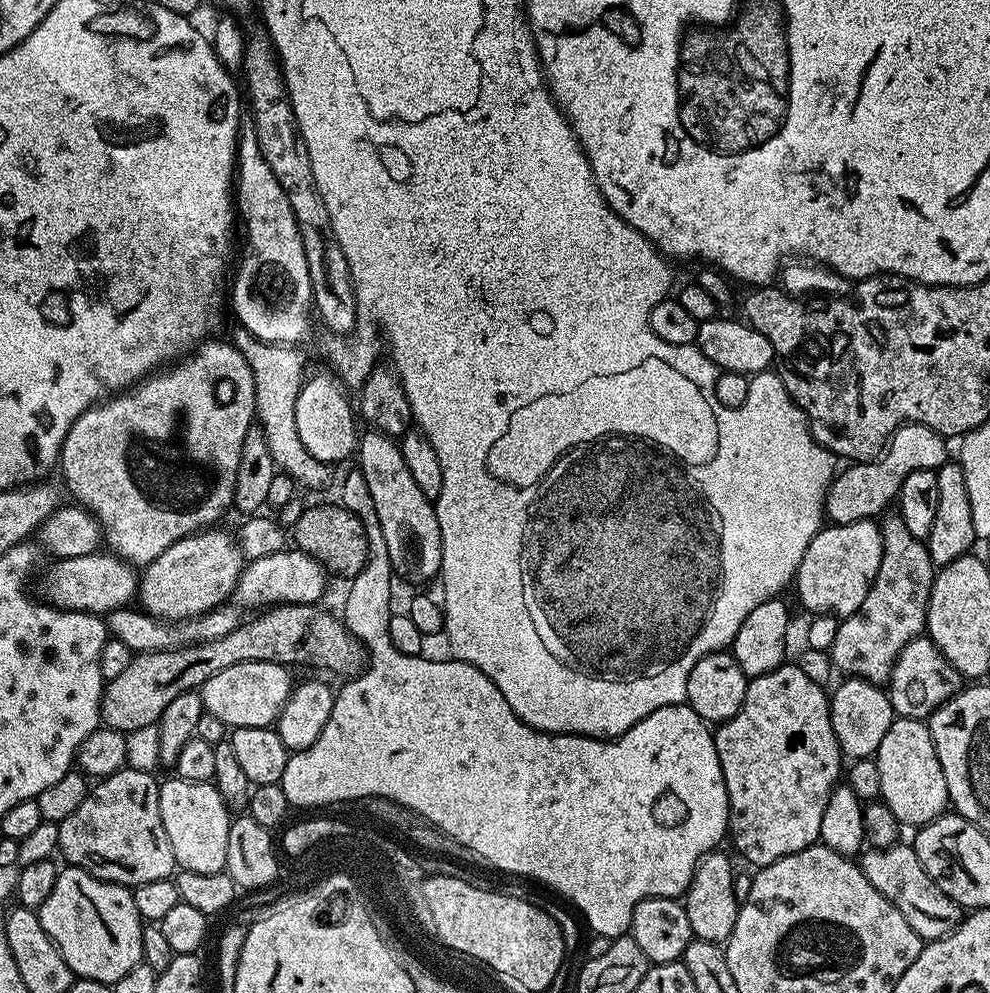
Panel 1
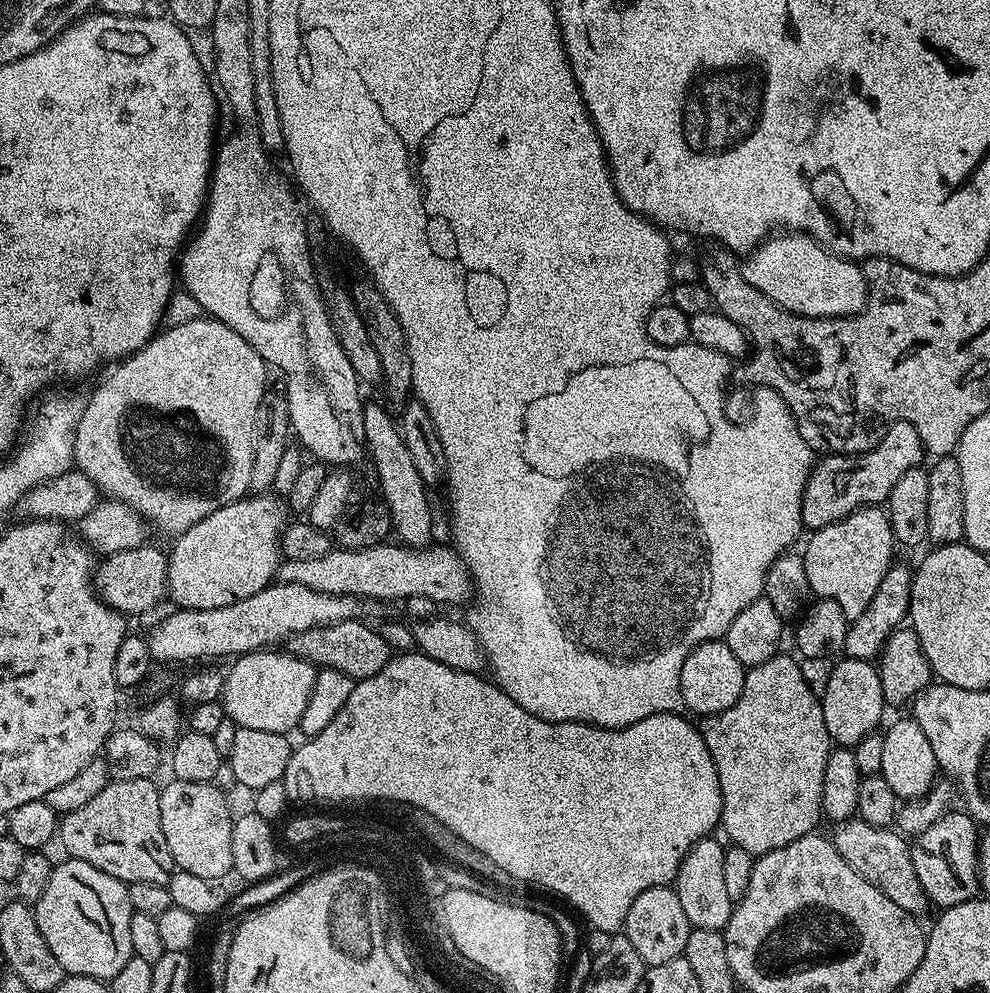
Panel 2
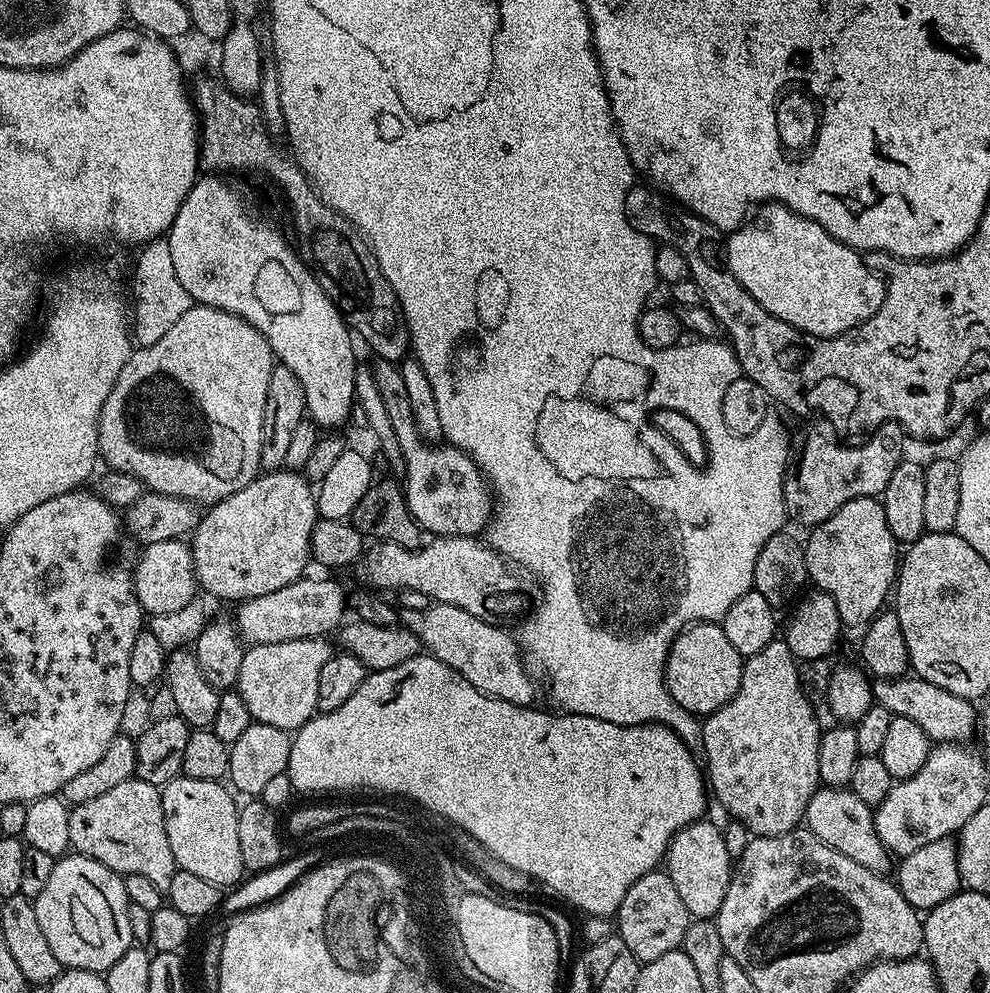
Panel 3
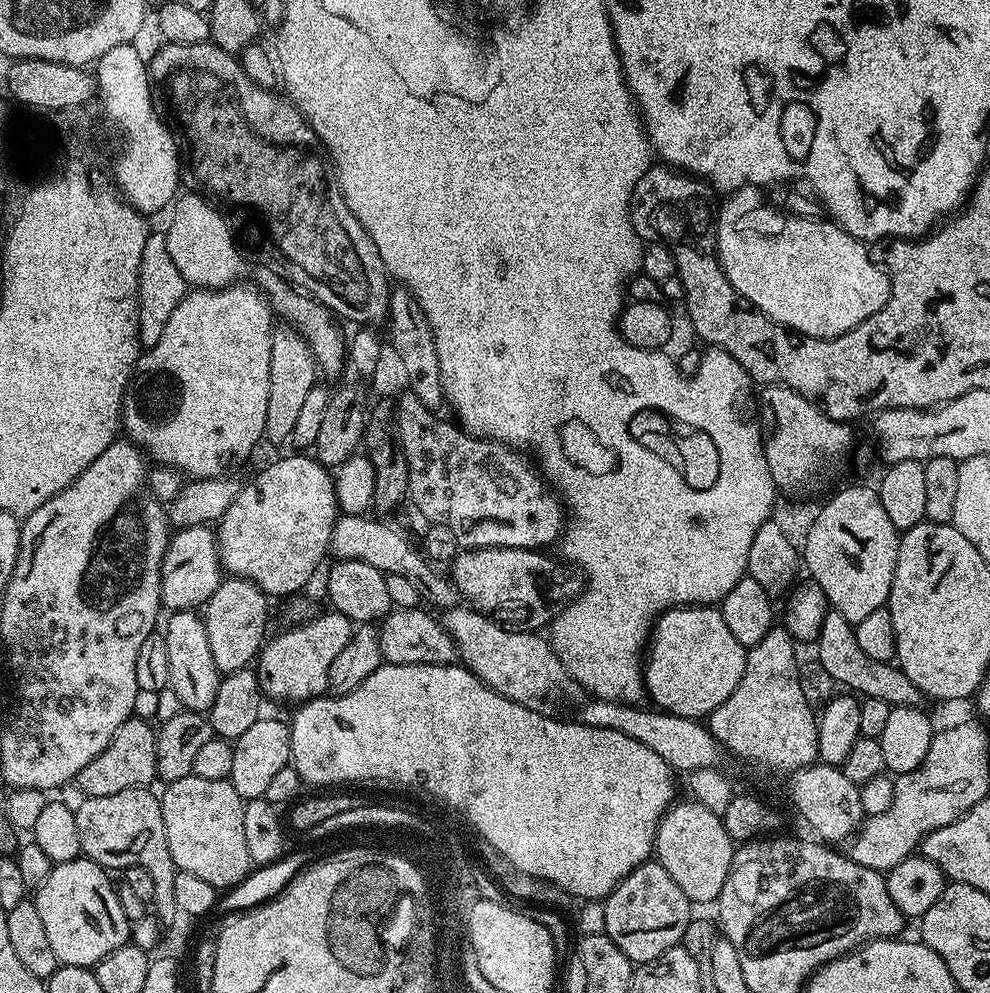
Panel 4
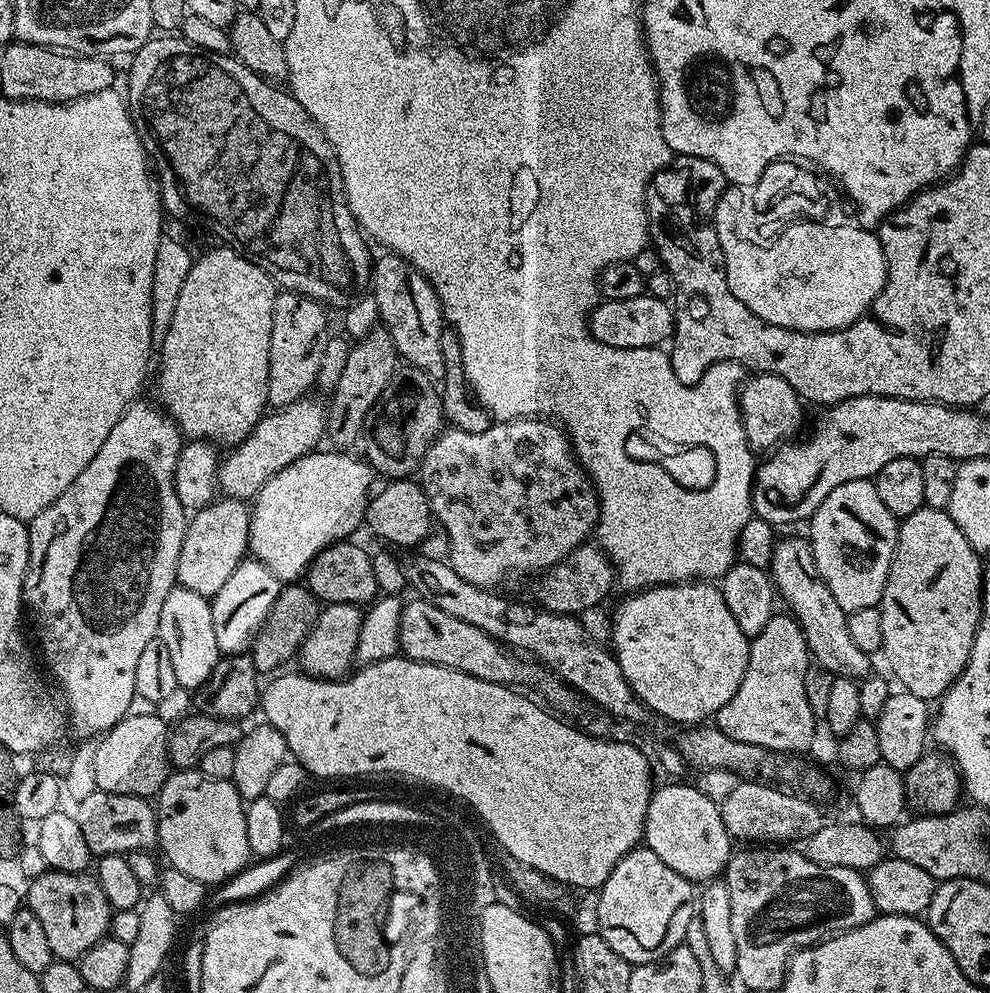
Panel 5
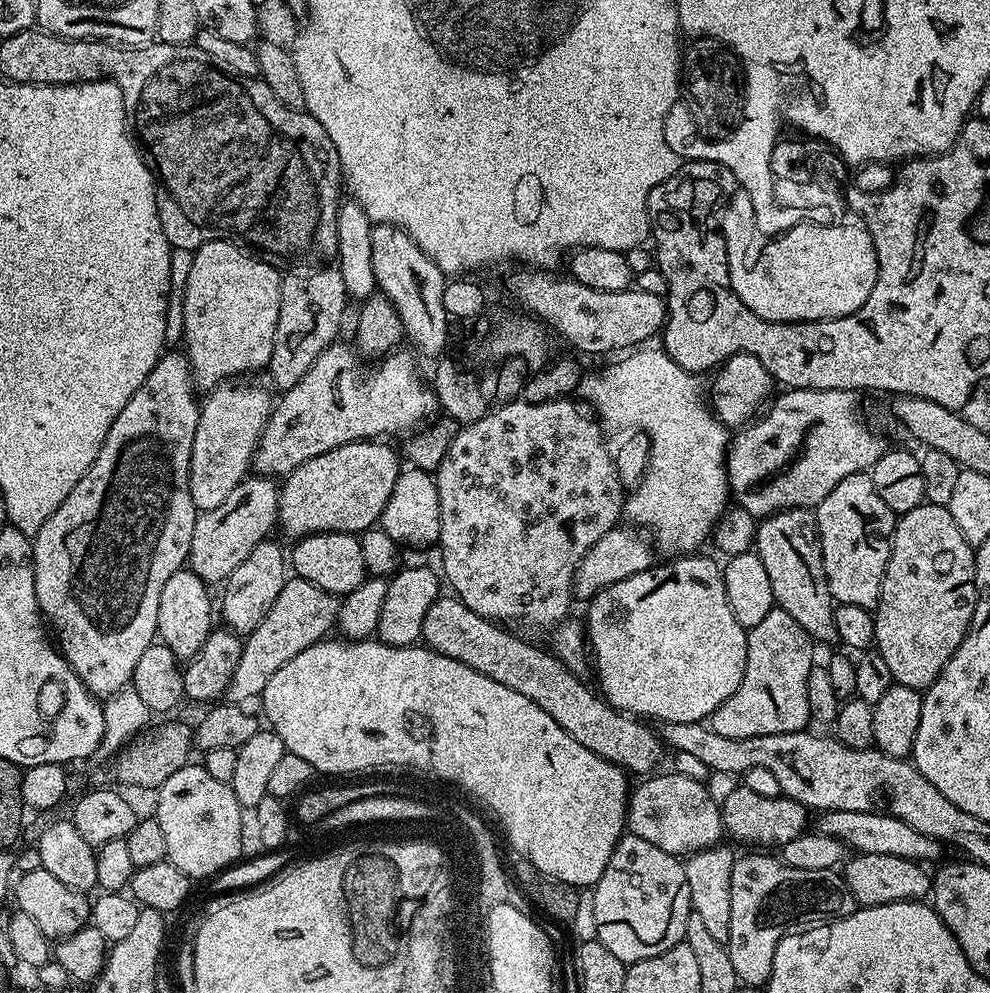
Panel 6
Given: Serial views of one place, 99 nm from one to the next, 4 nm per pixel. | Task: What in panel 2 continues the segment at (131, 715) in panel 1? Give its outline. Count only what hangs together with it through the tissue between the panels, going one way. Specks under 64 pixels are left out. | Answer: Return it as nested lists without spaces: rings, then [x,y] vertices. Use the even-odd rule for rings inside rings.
[[[353,618],[337,624],[321,624],[318,628],[299,632],[287,641],[287,651],[320,668],[342,670],[342,674],[346,674],[353,682],[365,680],[378,674],[378,670],[386,666],[386,662],[394,655],[394,649],[388,644],[388,637],[383,631],[375,632],[370,625],[359,624],[360,622]]]

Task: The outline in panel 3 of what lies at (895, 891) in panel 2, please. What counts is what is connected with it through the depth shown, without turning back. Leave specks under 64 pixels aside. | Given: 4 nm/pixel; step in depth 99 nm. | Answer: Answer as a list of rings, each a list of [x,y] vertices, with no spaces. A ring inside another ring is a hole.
[[[818,788],[807,804],[806,828],[819,840],[826,842],[826,846],[838,850],[838,854],[846,854],[846,858],[854,858],[854,862],[858,862],[858,866],[866,866],[866,870],[881,874],[893,871],[894,857],[878,838],[874,810],[850,788]]]

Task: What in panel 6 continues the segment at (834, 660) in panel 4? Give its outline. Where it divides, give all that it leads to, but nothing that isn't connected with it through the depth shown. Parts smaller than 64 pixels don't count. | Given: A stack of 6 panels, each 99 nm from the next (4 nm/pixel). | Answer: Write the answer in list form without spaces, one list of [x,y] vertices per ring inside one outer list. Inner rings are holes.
[[[786,508],[763,517],[756,525],[754,551],[762,566],[766,566],[770,590],[774,590],[776,599],[775,607],[786,610],[813,641],[833,643],[836,640],[836,609],[826,578],[815,515],[807,508]]]

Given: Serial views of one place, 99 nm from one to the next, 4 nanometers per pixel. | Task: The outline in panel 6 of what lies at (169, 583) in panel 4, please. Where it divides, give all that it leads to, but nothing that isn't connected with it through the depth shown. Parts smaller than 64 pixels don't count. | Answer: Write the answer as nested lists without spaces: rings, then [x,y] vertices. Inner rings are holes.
[[[259,474],[249,475],[241,484],[234,486],[234,490],[230,490],[226,502],[197,515],[194,538],[190,538],[187,567],[208,586],[227,581],[228,576],[234,574],[242,562],[246,562],[246,554],[250,554],[258,542],[269,539],[271,532],[268,531],[277,527],[279,514],[280,490],[277,481]]]

